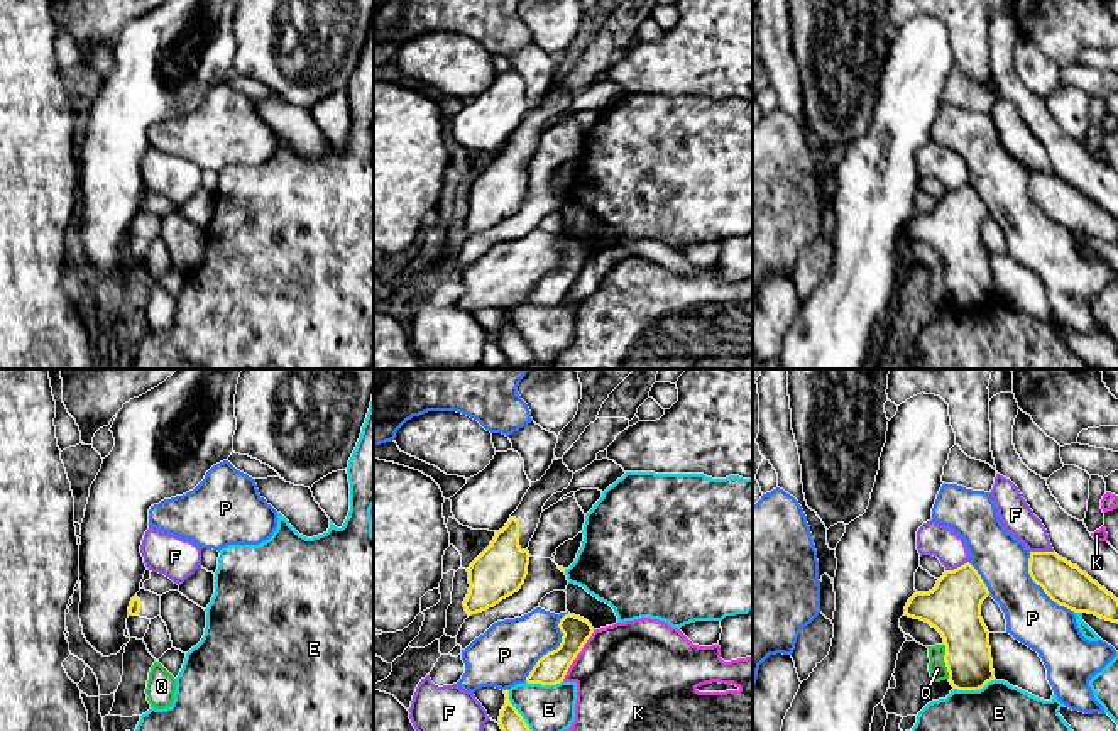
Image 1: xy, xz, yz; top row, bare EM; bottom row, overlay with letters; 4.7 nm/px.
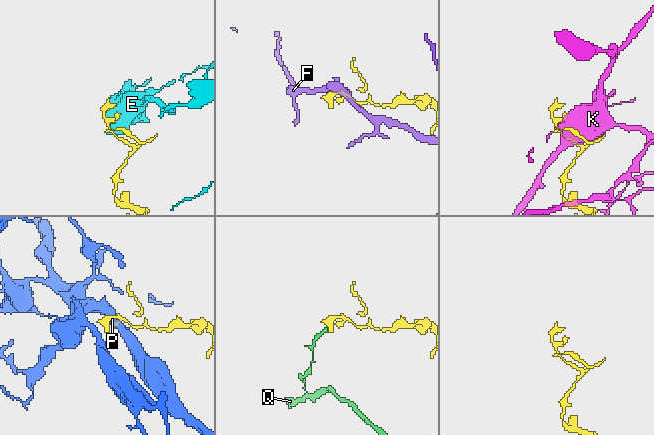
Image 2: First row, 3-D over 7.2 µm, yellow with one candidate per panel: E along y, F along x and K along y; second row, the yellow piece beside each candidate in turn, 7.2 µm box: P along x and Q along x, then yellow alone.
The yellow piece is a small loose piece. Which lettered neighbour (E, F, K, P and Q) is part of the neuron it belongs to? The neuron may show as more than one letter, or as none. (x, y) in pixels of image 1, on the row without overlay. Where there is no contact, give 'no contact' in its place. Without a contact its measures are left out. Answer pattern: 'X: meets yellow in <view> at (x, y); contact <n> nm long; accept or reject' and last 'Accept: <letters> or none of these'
E: meets yellow in xz at (520, 335); contact 280 nm long; reject
F: meets yellow in yz at (1042, 173); contact 110 nm long; reject
K: meets yellow in xz at (577, 274); contact 300 nm long; reject
P: meets yellow in xz at (557, 269); contact 380 nm long; reject
Q: meets yellow in yz at (944, 281); contact 170 nm long; reject
Accept: none of these

